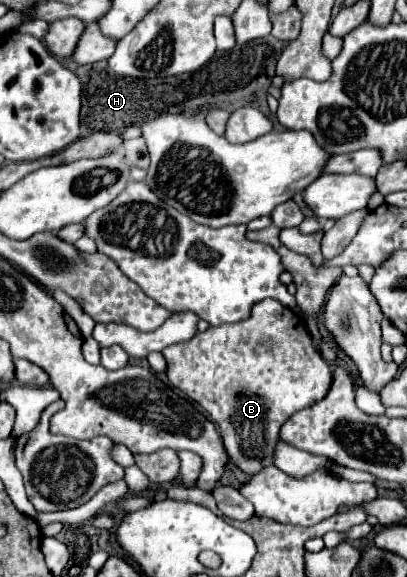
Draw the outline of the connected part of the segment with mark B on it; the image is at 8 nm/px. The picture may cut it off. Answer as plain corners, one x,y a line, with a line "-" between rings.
274,298
258,302
248,320
210,326
186,342
164,348
162,354
173,388
197,402
218,424
230,462
248,478
274,464
282,424
292,414
320,402
332,382
330,366
320,356
302,318

